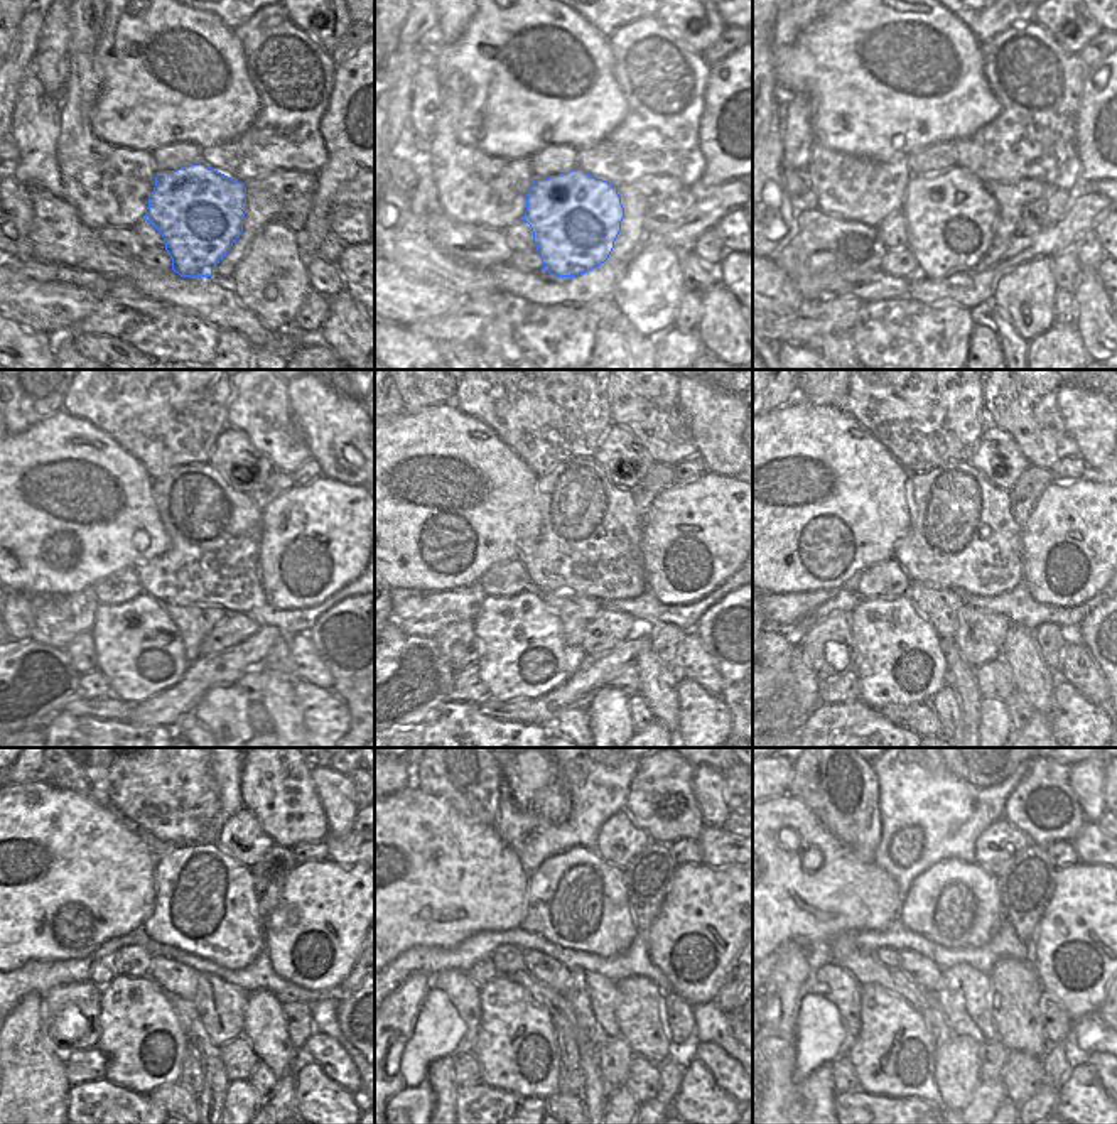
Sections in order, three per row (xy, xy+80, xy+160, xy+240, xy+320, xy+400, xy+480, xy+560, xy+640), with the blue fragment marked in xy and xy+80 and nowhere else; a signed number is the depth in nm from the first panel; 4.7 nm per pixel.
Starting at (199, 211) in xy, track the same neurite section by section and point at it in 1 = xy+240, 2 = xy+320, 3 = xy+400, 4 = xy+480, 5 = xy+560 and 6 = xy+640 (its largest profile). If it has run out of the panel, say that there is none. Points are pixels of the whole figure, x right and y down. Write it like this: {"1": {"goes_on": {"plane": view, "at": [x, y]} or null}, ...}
{"1": {"goes_on": {"plane": "xy+240", "at": [139, 647]}}, "2": {"goes_on": {"plane": "xy+320", "at": [520, 653]}}, "3": {"goes_on": {"plane": "xy+400", "at": [898, 659]}}, "4": {"goes_on": {"plane": "xy+480", "at": [144, 1045]}}, "5": {"goes_on": {"plane": "xy+560", "at": [517, 1050]}}, "6": {"goes_on": {"plane": "xy+640", "at": [893, 1057]}}}

